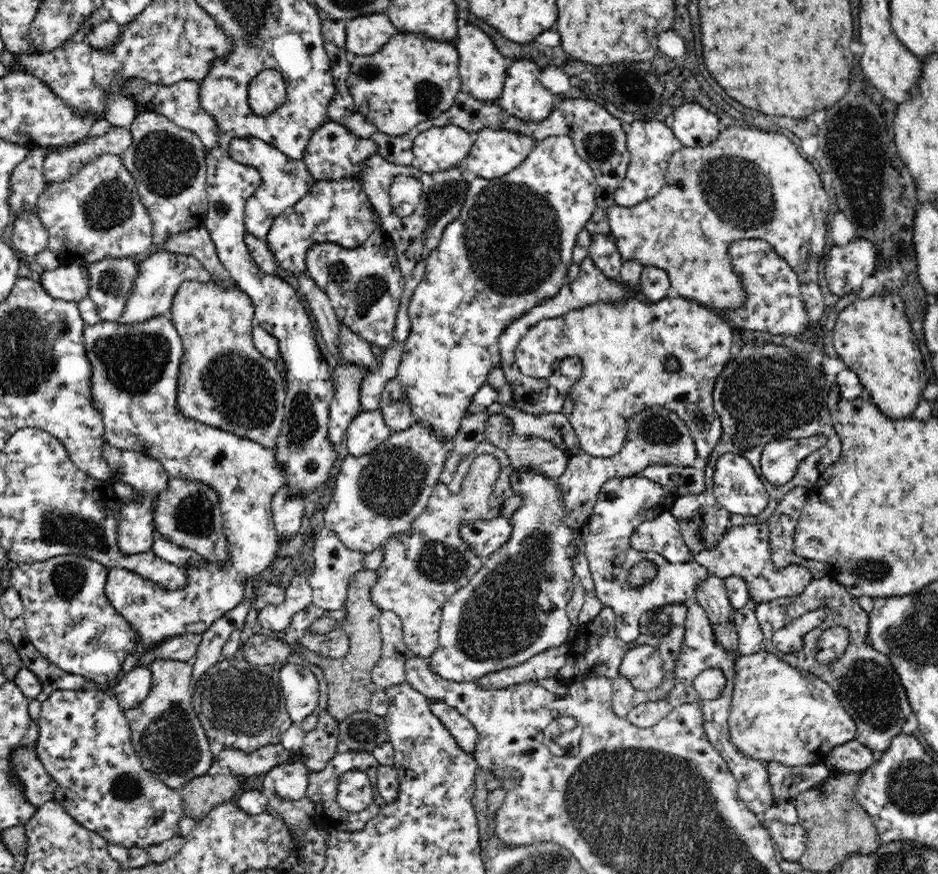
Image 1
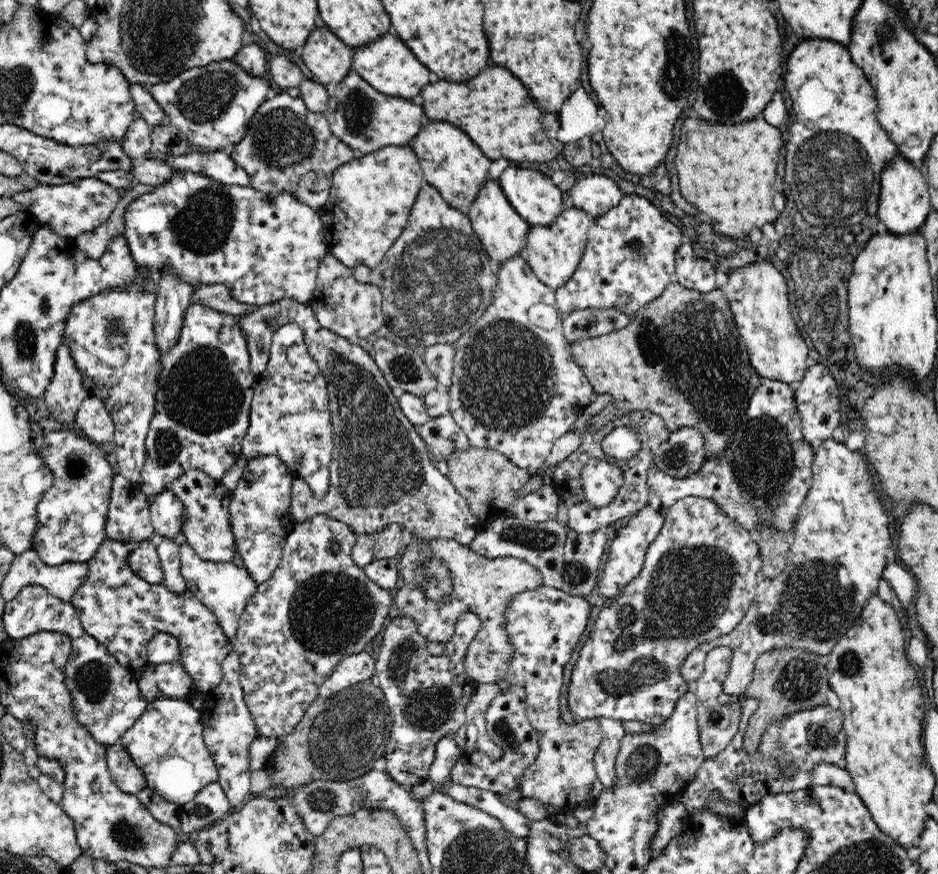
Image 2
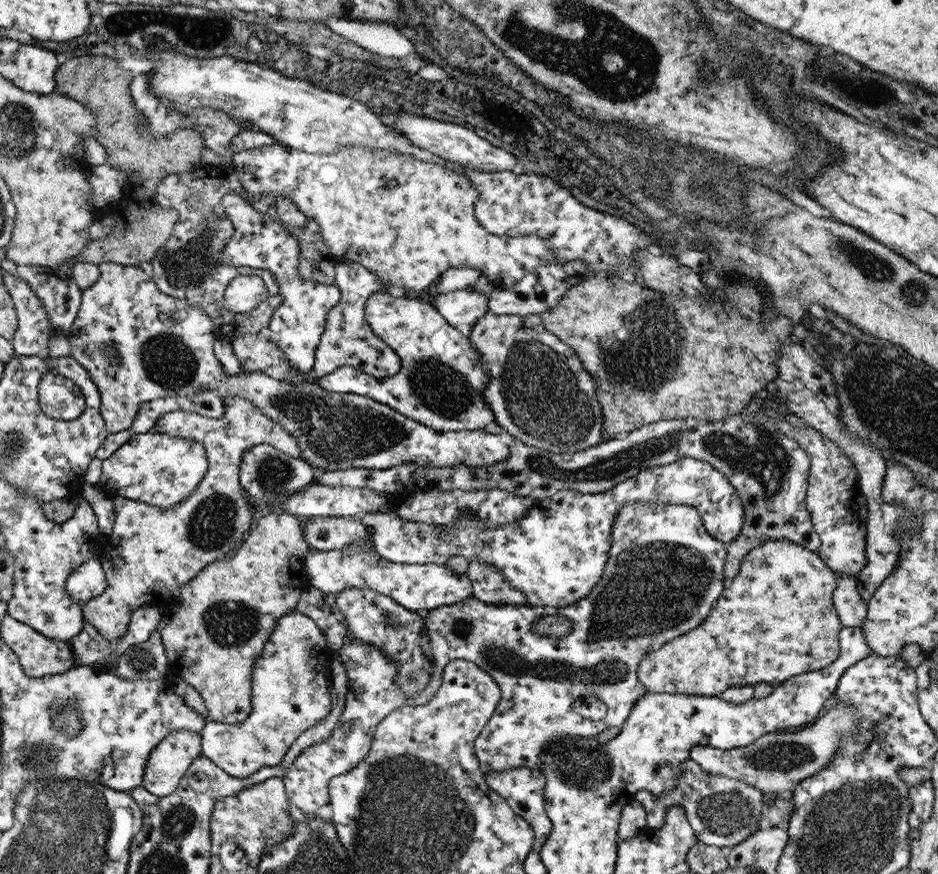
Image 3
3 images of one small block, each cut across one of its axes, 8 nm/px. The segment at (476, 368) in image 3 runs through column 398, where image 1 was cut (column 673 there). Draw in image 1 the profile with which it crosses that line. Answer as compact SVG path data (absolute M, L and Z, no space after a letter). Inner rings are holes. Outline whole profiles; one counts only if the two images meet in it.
M671 294L654 303L639 298L619 303L598 303L540 320L522 336L515 355L522 375L542 380L557 374L556 370L563 360L582 360L584 375L569 393L574 408L567 418L578 435L580 447L590 456L608 458L620 452L628 434L628 422L647 408L660 405L674 412L687 425L695 440L698 456L706 461L722 435L720 416L714 411L712 401L716 378L730 361L730 346L730 322L722 320L697 301ZM674 357L679 368L670 371L668 362Z

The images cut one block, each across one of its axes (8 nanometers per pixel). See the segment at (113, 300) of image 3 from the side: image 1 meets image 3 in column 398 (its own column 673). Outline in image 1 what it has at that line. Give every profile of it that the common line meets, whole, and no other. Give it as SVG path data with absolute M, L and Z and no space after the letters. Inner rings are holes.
M656 405L636 414L628 422L628 434L624 446L614 456L600 458L590 456L581 447L572 447L566 470L557 477L564 493L564 506L568 513L563 518L566 526L579 530L588 524L593 508L605 482L613 478L636 475L652 465L674 465L682 468L693 467L698 458L695 440L687 425L670 410Z

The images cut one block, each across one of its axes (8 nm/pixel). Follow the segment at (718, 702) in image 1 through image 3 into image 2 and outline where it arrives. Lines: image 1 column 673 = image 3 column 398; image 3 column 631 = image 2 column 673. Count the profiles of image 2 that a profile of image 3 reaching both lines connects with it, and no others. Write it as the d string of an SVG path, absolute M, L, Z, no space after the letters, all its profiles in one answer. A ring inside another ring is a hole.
M694 496L680 498L669 508L660 532L648 545L640 572L632 580L629 580L628 584L625 584L616 596L613 596L608 602L604 602L599 609L596 620L594 620L594 626L588 632L588 639L578 652L576 662L572 666L568 692L566 692L568 694L566 708L568 708L573 722L585 725L590 718L609 718L610 720L620 720L621 722L637 720L644 724L661 725L671 715L678 697L683 692L692 690L692 684L682 680L680 676L680 663L693 648L700 646L702 643L710 642L712 639L725 636L736 628L740 619L746 614L746 611L755 600L756 587L759 583L756 581L756 576L758 576L760 570L762 570L760 549L758 545L752 542L748 530L744 530L735 520L728 518L712 500Z

